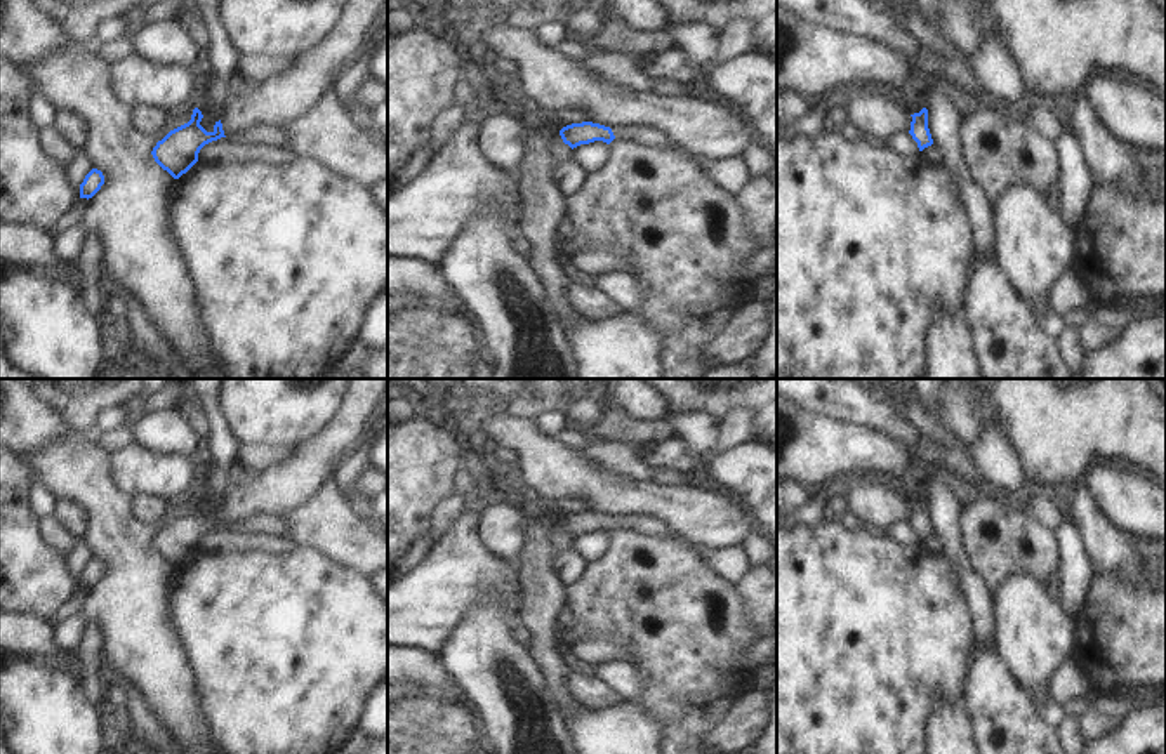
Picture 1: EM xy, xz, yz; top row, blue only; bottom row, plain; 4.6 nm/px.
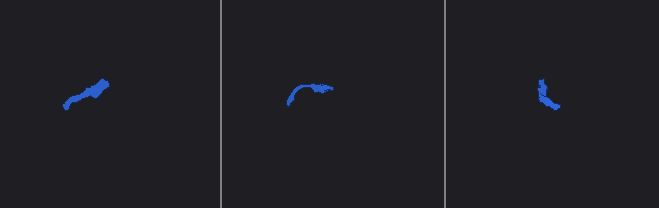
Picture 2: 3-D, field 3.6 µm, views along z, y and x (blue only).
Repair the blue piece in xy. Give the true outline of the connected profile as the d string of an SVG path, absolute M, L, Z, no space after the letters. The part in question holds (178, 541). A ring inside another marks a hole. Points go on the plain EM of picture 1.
M195 497L191 509L170 519L151 540L155 551L174 568L179 568L198 551L198 542L205 533L226 526L221 509L215 511L212 521L207 521L200 514L202 507L202 500Z

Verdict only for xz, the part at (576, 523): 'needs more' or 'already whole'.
needs more

